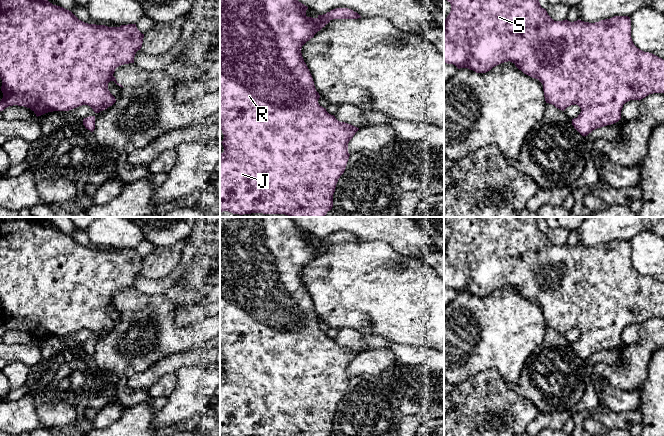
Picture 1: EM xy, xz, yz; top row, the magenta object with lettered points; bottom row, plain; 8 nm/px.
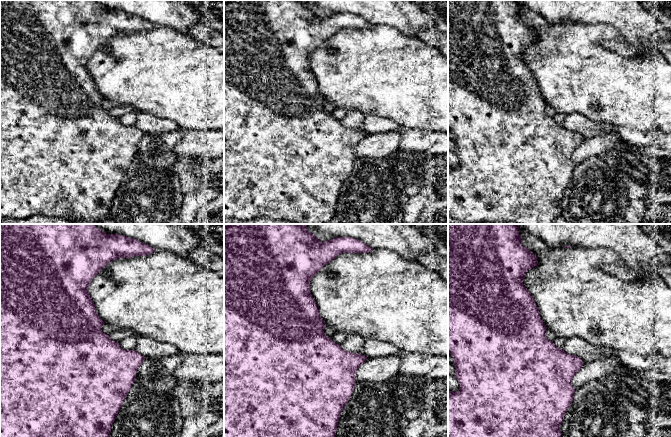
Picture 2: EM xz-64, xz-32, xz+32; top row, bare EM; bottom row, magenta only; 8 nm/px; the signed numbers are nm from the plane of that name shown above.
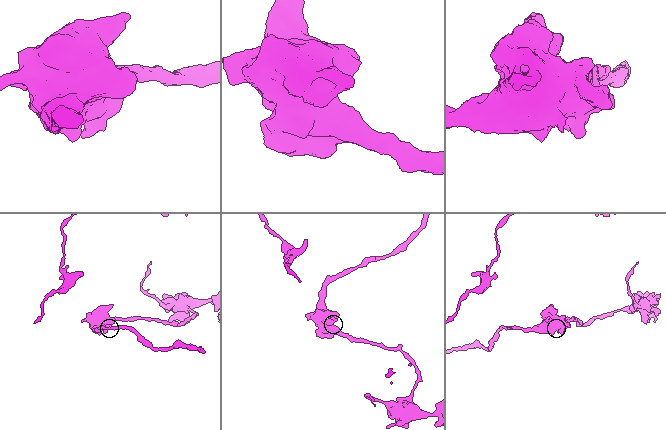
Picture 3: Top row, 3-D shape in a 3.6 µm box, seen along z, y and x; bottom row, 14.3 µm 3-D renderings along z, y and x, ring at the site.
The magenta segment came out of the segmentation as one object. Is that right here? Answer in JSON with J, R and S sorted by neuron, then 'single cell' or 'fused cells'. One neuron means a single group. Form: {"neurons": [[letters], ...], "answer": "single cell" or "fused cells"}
{"neurons": [["J", "R", "S"]], "answer": "single cell"}

